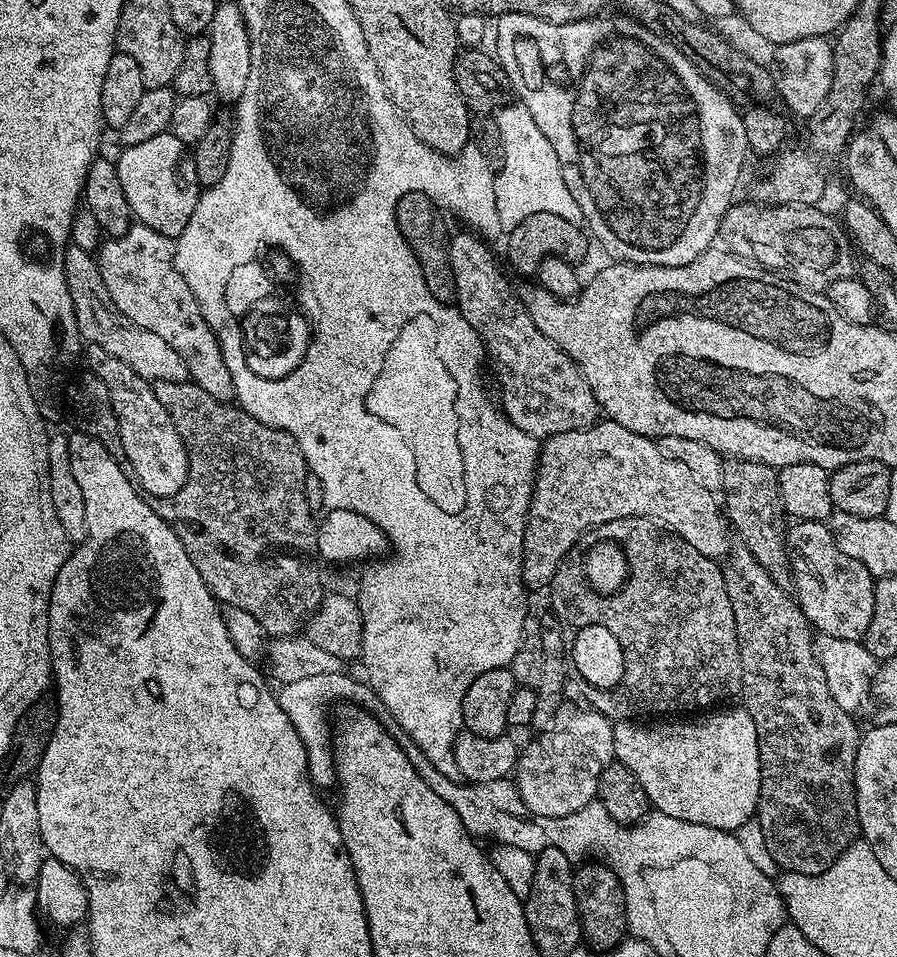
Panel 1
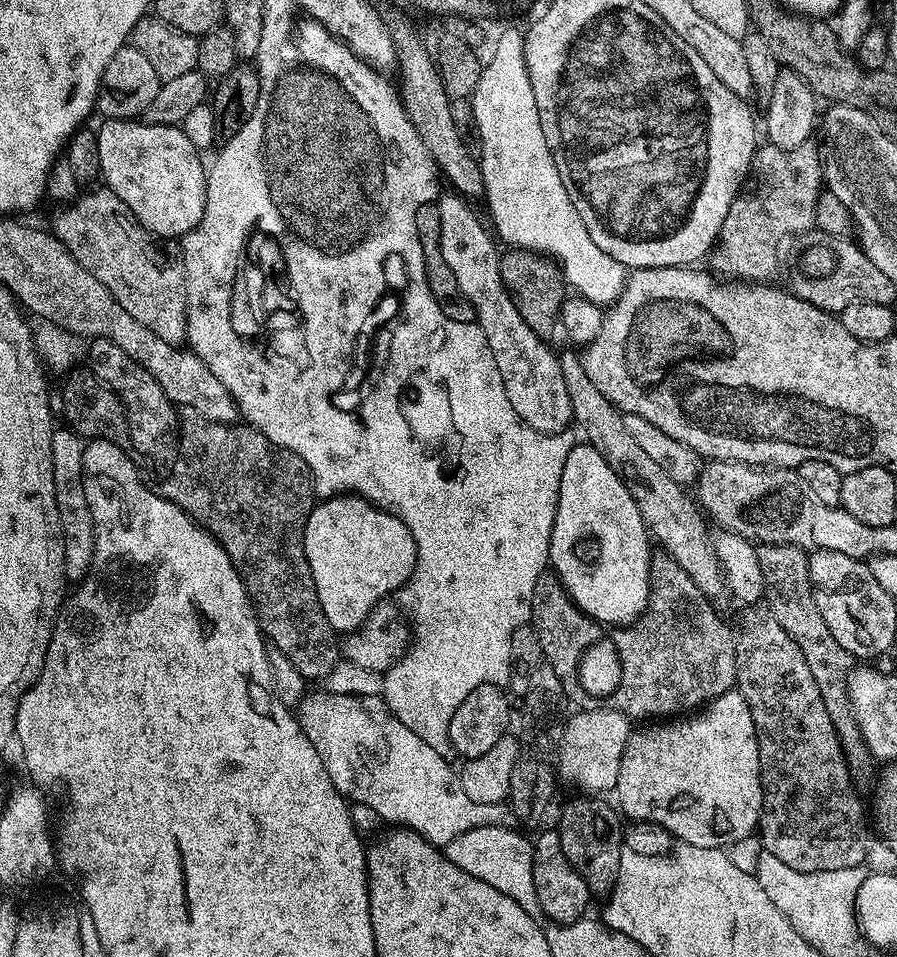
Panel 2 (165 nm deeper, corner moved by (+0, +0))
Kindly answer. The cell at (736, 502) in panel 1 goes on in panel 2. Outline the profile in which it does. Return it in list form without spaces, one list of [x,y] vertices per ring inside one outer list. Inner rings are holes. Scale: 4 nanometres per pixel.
[[[768,542],[763,547],[759,549],[760,565],[767,591],[776,599],[775,619],[794,638],[794,642],[798,642],[811,673],[822,690],[826,706],[832,719],[836,721],[836,732],[840,735],[853,781],[868,780],[872,776],[874,757],[868,751],[868,743],[860,736],[858,722],[854,718],[849,718],[846,681],[853,671],[854,658],[849,652],[842,650],[838,642],[834,642],[834,634],[830,634],[830,626],[826,626],[826,618],[822,618],[822,610],[818,610],[818,602],[814,602],[808,565],[809,553],[803,548],[797,548],[795,544]]]

